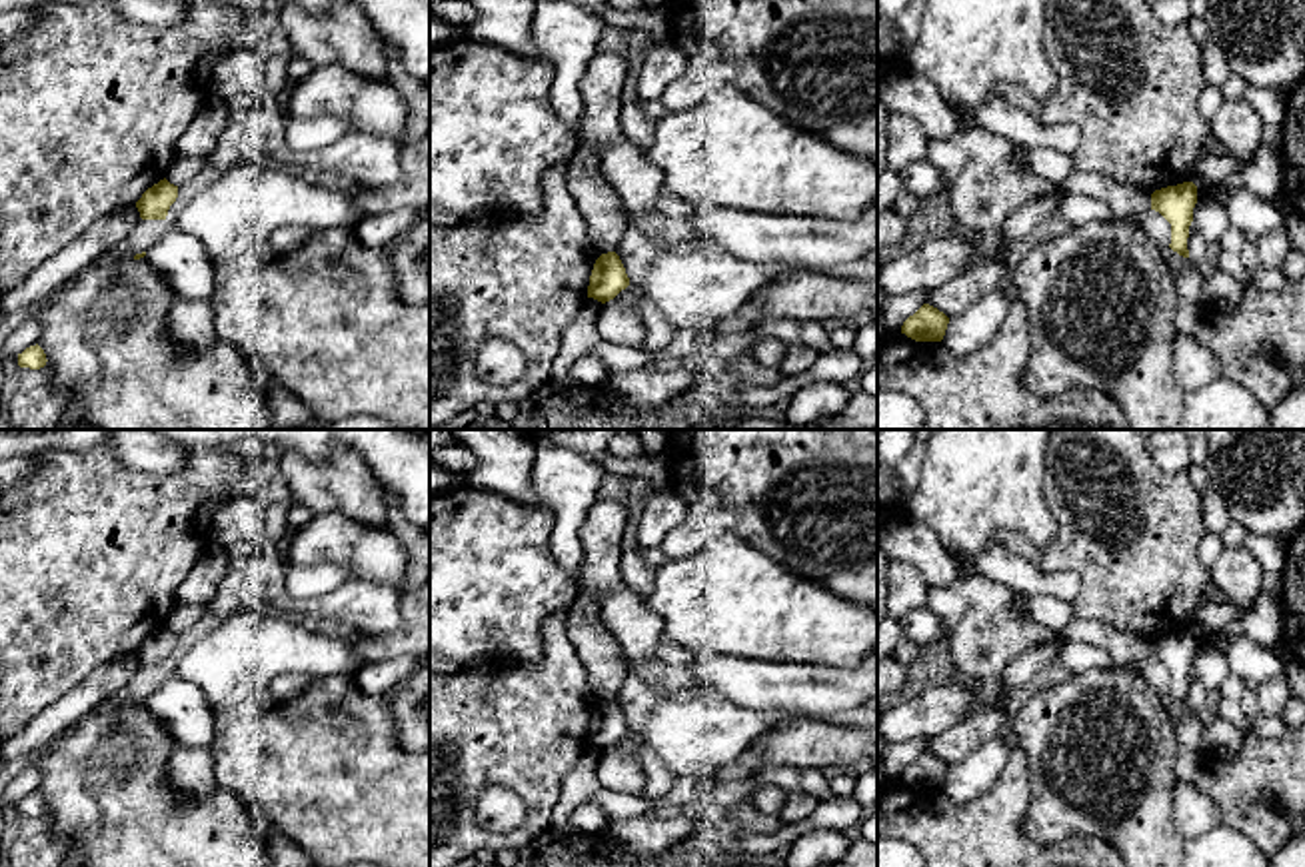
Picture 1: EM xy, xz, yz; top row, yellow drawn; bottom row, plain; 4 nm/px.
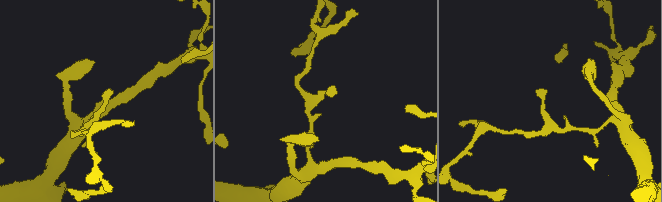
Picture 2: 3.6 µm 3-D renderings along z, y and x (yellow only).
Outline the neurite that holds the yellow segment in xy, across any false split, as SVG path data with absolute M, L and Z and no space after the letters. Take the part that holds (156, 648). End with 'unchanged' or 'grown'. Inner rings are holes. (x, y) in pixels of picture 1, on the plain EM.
M166 625L148 635L136 649L142 667L166 667L170 653L178 645L178 633Z; unchanged

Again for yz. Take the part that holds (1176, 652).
M1193 629L1167 633L1151 641L1151 657L1159 659L1171 671L1169 695L1183 705L1189 705L1187 685L1195 651L1197 633Z; unchanged

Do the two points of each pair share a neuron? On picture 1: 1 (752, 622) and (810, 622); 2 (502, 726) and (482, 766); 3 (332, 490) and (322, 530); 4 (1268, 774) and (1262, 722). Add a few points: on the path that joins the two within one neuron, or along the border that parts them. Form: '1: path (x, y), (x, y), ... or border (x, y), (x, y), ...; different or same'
1: path (766, 622), (796, 622); same
2: path (492, 736), (482, 746), (482, 756); same
3: border (314, 512), (342, 512), (370, 528); different
4: border (1250, 730), (1266, 738), (1284, 736); different

